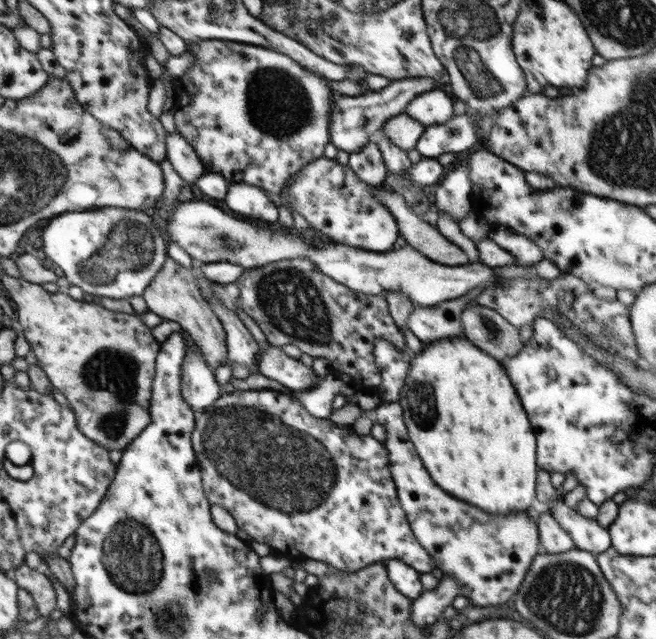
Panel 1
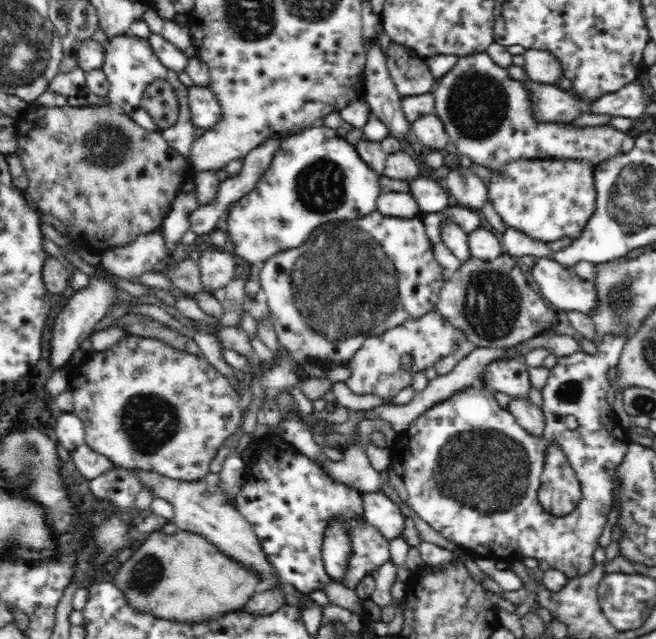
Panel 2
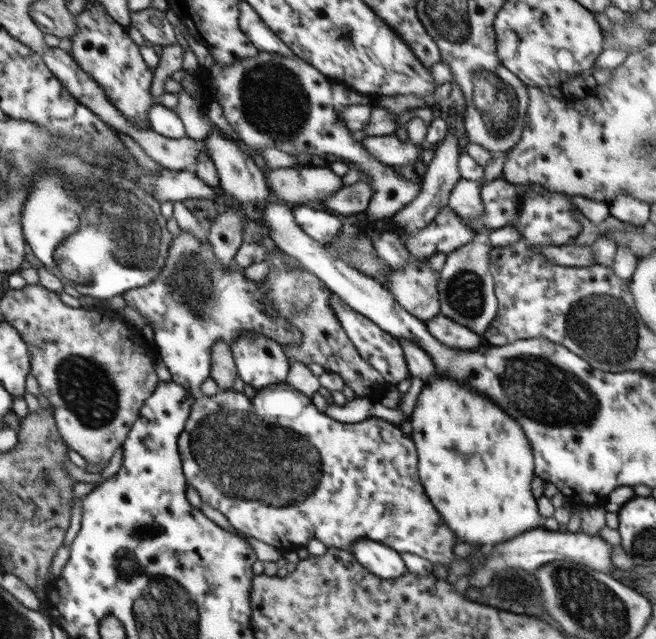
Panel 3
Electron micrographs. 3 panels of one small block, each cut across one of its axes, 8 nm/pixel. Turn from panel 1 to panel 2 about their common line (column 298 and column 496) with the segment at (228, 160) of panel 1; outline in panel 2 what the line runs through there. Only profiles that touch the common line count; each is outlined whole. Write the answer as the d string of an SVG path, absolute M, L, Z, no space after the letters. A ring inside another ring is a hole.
M486 51L458 57L452 70L435 80L431 92L434 95L434 114L444 123L450 149L459 156L468 156L476 165L482 165L491 171L500 171L507 162L520 159L584 160L598 166L599 162L622 152L622 142L627 135L614 129L610 123L582 128L572 127L571 123L538 122L533 115L531 94L523 81L509 77L506 68L498 66Z

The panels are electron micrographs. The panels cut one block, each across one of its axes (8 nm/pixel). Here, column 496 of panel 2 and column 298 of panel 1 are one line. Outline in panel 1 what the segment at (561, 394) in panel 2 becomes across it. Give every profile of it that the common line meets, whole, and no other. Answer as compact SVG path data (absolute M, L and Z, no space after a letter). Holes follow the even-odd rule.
M272 389L238 390L223 392L220 398L205 412L195 413L195 429L191 436L192 448L201 469L202 489L210 504L223 506L235 518L237 528L243 530L256 542L264 542L278 549L280 556L289 557L294 564L302 560L312 559L325 562L337 570L354 572L376 561L398 559L419 573L430 573L436 568L433 558L418 542L410 528L406 513L402 510L397 497L397 486L389 469L389 451L386 446L374 439L371 434L360 435L352 427L336 424L328 419L320 419L308 414L301 402Z

